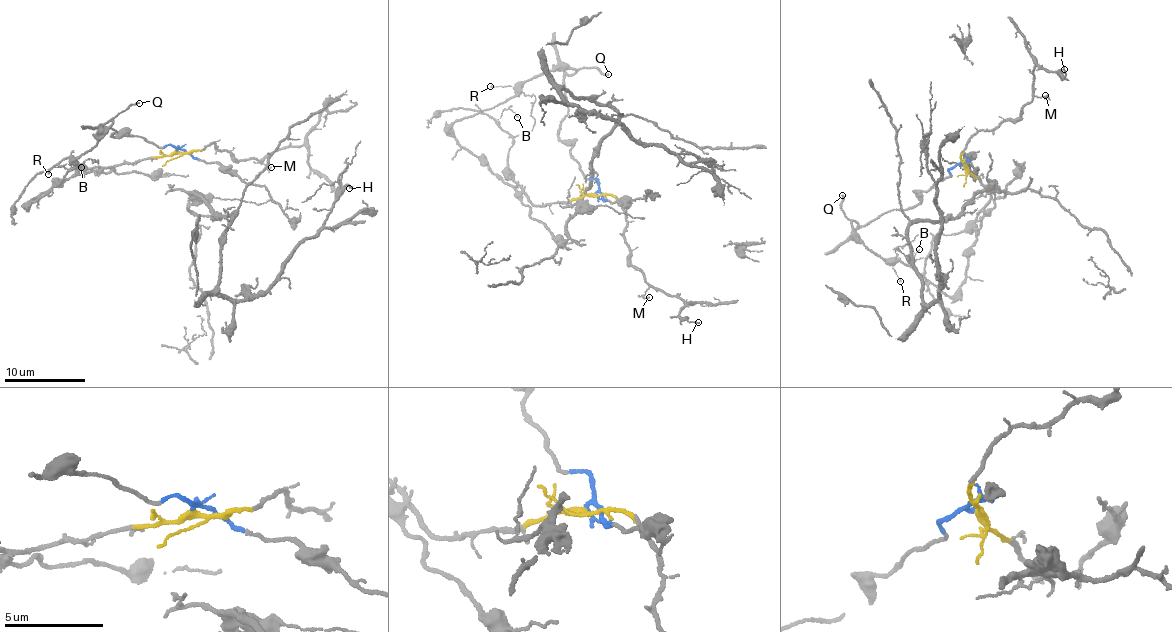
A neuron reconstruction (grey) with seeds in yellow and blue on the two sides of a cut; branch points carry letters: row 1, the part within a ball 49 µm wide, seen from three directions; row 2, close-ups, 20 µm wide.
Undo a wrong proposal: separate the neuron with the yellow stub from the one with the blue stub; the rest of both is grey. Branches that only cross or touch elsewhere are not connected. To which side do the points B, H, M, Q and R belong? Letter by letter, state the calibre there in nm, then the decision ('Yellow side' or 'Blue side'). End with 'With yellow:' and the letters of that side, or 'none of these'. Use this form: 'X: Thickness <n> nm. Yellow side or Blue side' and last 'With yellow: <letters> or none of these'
B: Thickness 80 nm. Yellow side
H: Thickness 130 nm. Yellow side
M: Thickness 130 nm. Yellow side
Q: Thickness 150 nm. Blue side
R: Thickness 110 nm. Blue side
With yellow: B, H, M

